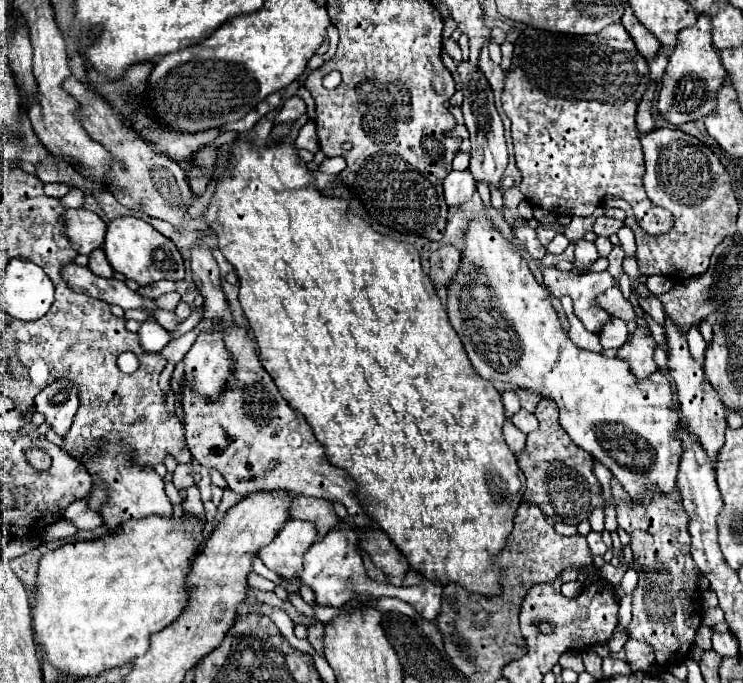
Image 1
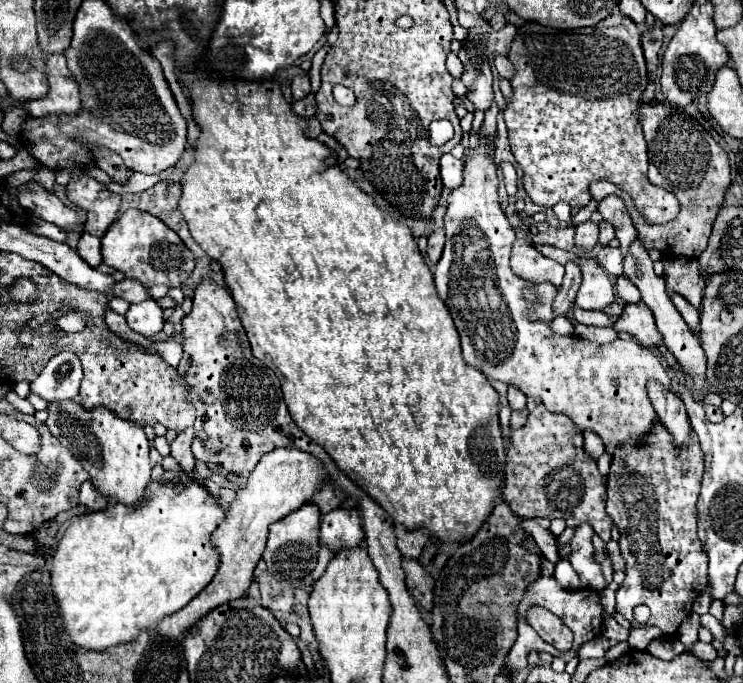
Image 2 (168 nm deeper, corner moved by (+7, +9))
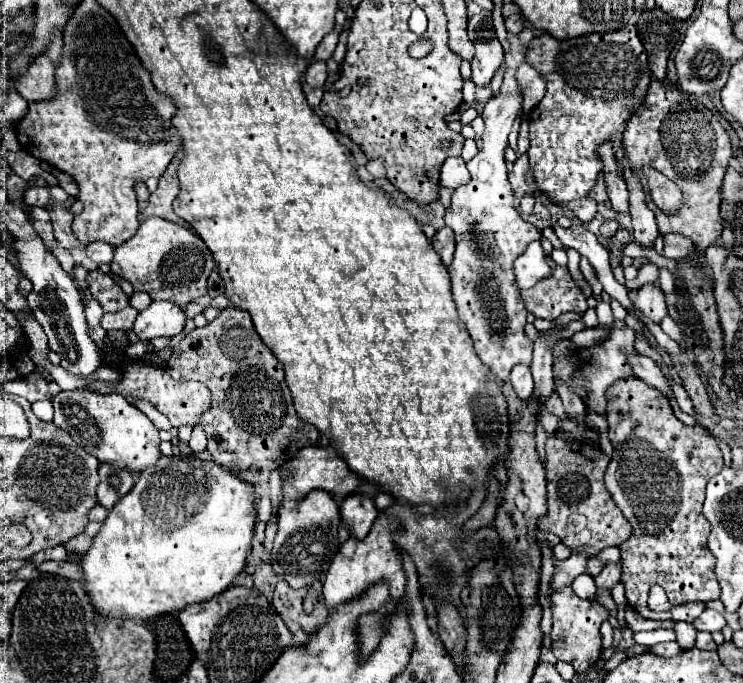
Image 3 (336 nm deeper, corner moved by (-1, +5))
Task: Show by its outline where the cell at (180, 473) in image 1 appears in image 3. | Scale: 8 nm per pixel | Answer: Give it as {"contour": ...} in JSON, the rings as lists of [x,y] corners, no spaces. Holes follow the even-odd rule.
{"contour":[[[196,426],[192,430],[192,436],[190,436],[190,448],[194,454],[202,454],[206,450],[206,436],[204,436],[204,430],[200,426]]]}

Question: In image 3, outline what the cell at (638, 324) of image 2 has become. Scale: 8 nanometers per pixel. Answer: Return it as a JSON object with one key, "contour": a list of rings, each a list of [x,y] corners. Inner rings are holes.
{"contour":[[[646,284],[638,290],[630,290],[630,300],[640,308],[642,314],[652,318],[654,322],[660,322],[666,316],[666,302],[664,292],[658,284]]]}

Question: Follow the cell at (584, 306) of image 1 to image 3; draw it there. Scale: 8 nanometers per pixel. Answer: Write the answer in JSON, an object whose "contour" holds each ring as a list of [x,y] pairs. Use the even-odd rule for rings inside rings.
{"contour":[[[532,242],[528,250],[514,262],[514,276],[522,290],[532,288],[538,280],[546,278],[548,274],[550,274],[550,268],[544,260],[544,250],[540,242]]]}

